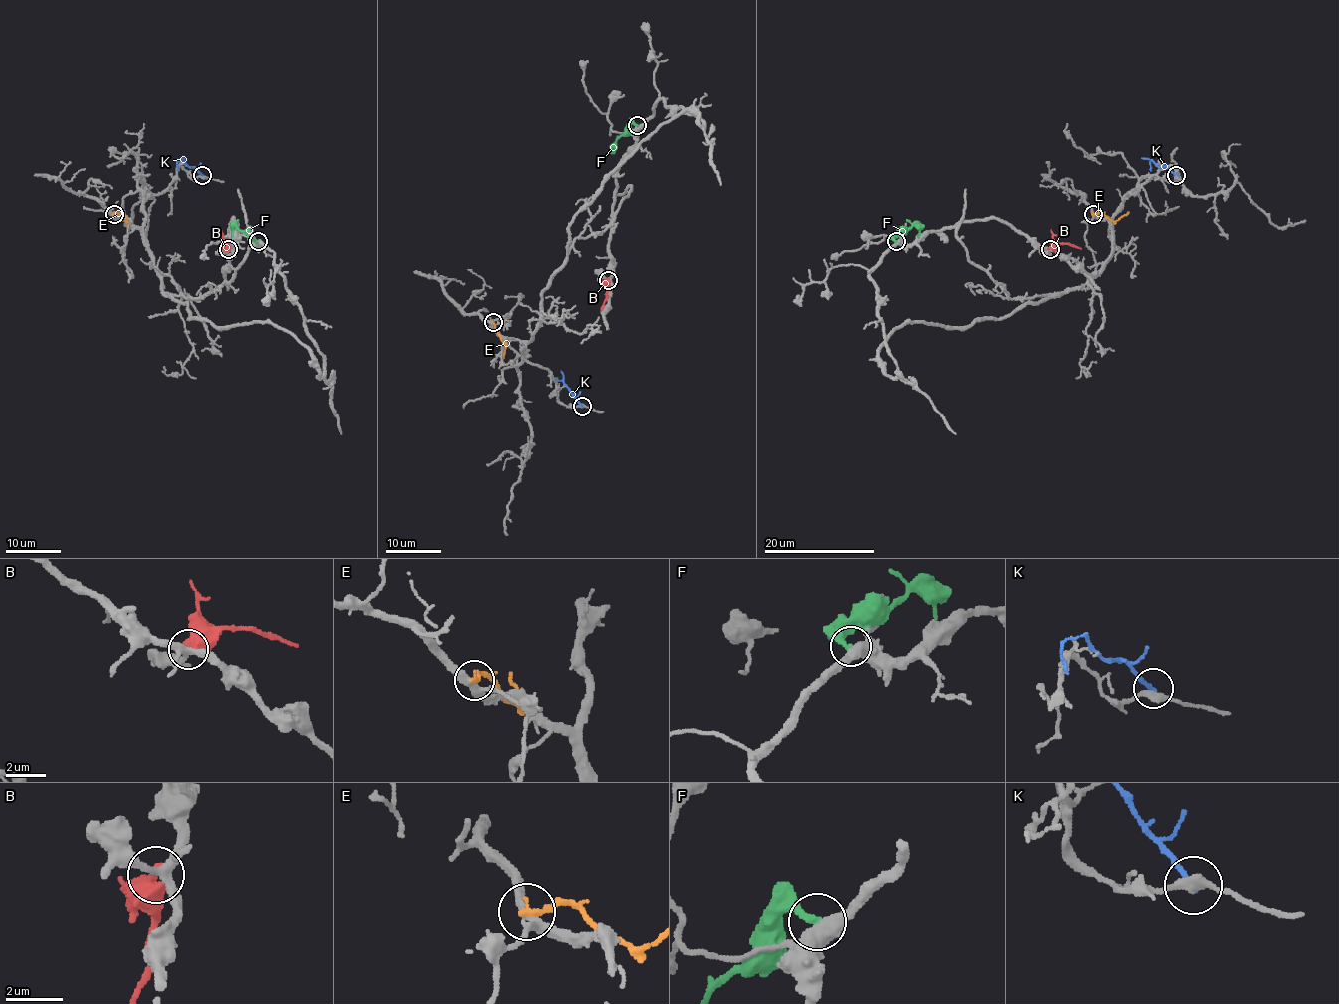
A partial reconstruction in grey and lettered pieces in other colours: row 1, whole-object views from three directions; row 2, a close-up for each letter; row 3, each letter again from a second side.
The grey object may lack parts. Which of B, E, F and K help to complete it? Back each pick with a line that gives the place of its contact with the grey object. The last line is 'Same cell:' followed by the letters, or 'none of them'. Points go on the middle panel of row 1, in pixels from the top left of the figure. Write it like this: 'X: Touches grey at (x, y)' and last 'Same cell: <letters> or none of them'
Same cell: none of them

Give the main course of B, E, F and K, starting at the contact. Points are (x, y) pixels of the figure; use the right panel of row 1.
B: (1050, 249), (1060, 244), (1081, 248)
E: (1093, 214), (1102, 212), (1115, 220), (1129, 212)
F: (896, 241), (894, 238), (914, 226), (919, 230), (918, 237)
K: (1176, 175), (1151, 160), (1151, 171)

